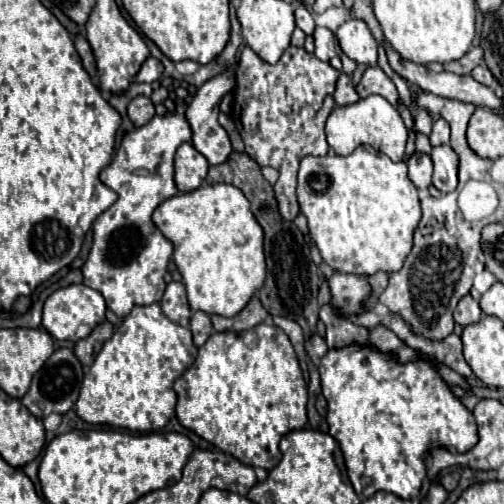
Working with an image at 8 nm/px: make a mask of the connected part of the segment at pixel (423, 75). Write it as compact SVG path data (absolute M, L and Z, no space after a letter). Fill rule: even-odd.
M387 45L387 57L389 57L389 65L395 69L395 73L399 73L403 79L417 85L423 91L429 91L429 93L445 97L445 99L473 103L477 107L481 105L481 107L487 107L497 113L503 111L503 99L499 99L493 93L493 89L489 89L487 85L477 83L471 75L455 75L455 73L447 73L447 71L433 73L425 65L417 65L417 63L401 59L399 53L393 51L389 45Z

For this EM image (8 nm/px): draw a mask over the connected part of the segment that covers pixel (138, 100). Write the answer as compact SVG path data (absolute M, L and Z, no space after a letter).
M135 97L127 105L127 115L135 127L143 127L155 117L155 105L151 103L149 97Z

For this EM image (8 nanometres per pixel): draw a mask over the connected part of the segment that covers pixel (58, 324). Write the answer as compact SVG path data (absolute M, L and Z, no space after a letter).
M69 285L53 295L43 305L43 327L59 341L79 341L87 337L99 323L105 321L105 299L99 291L87 285Z

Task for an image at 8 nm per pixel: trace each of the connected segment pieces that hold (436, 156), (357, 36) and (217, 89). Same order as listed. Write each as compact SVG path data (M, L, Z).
M439 145L433 147L431 161L435 165L433 171L433 185L441 193L449 193L457 189L457 169L459 169L459 157L451 149L451 145Z
M353 17L345 21L335 31L335 37L349 59L353 59L355 63L377 65L377 41L363 19Z
M231 67L229 71L225 71L223 75L219 77L213 77L209 79L193 97L193 101L187 105L187 111L185 111L185 117L191 125L191 131L193 131L193 147L209 161L209 165L221 165L231 153L233 153L233 147L231 147L231 141L229 141L229 133L219 125L217 121L217 115L219 115L219 105L217 101L221 103L221 97L227 93L227 91L233 91L235 89L235 81L233 81L233 75L235 75L235 67Z

